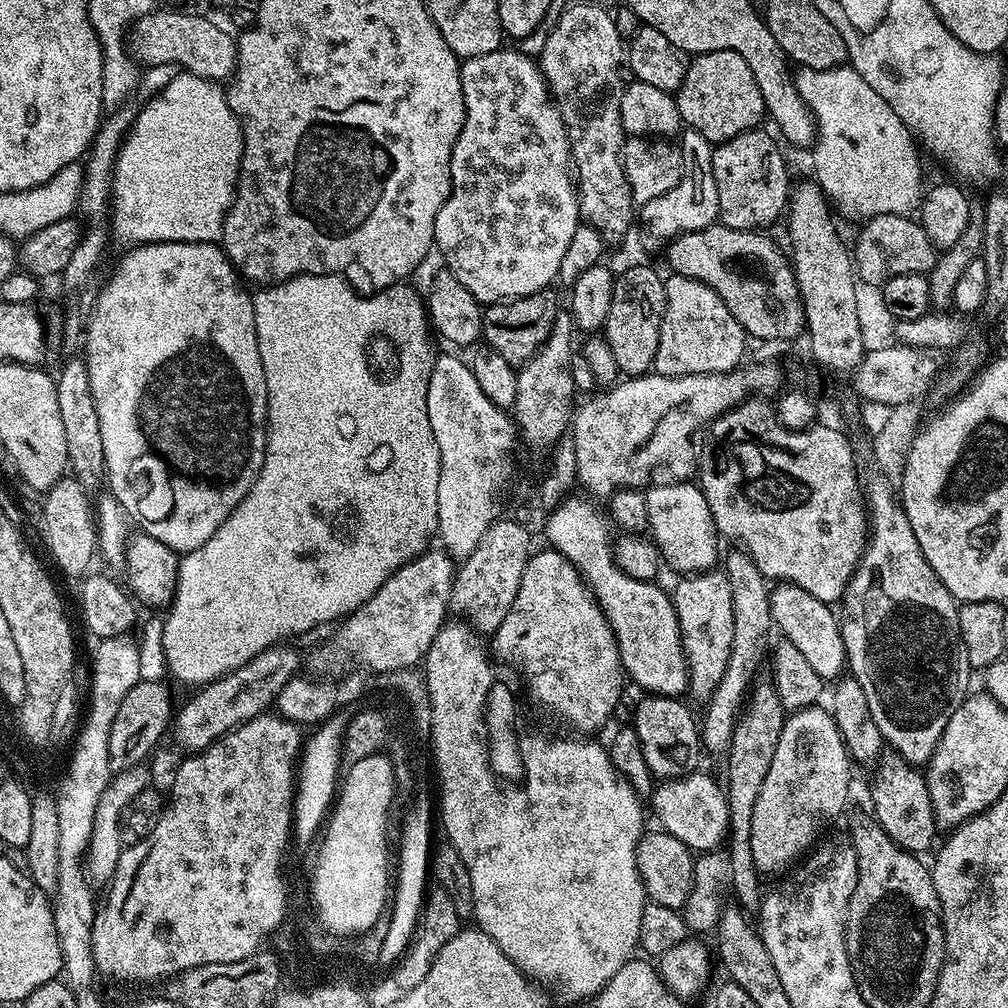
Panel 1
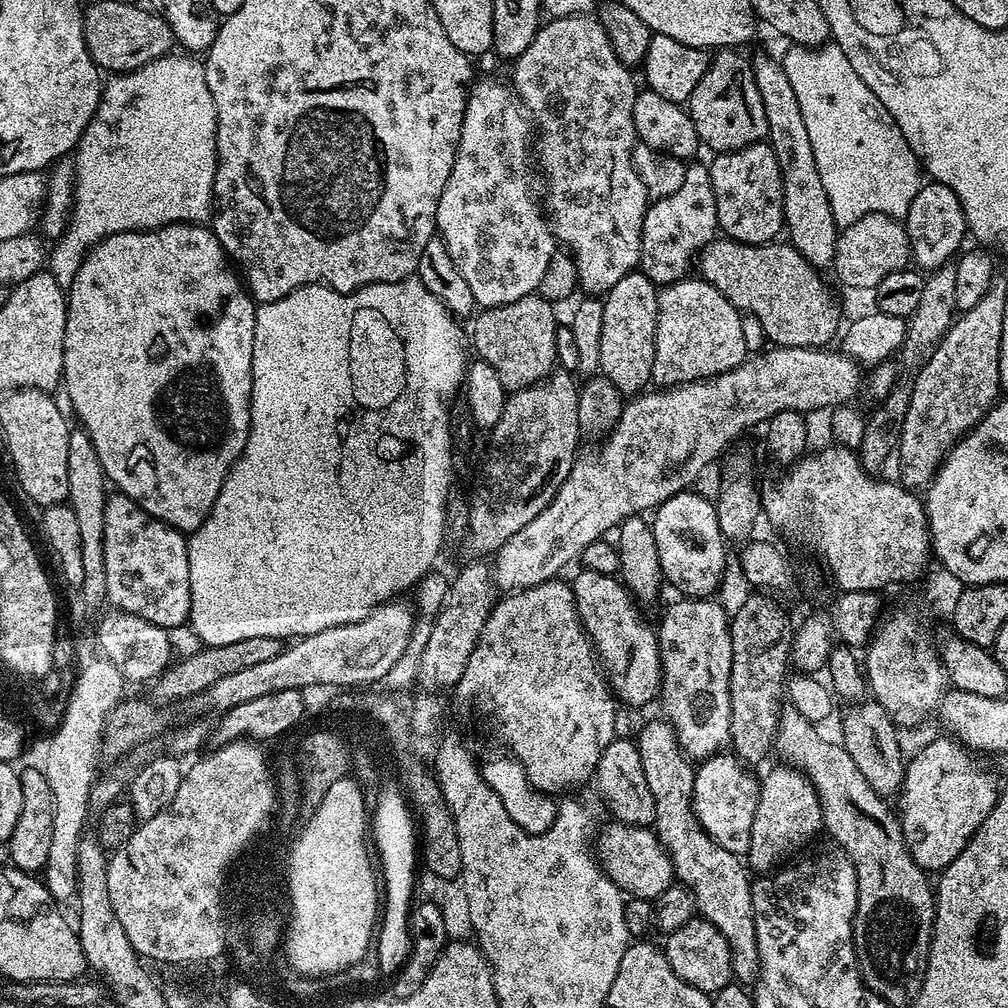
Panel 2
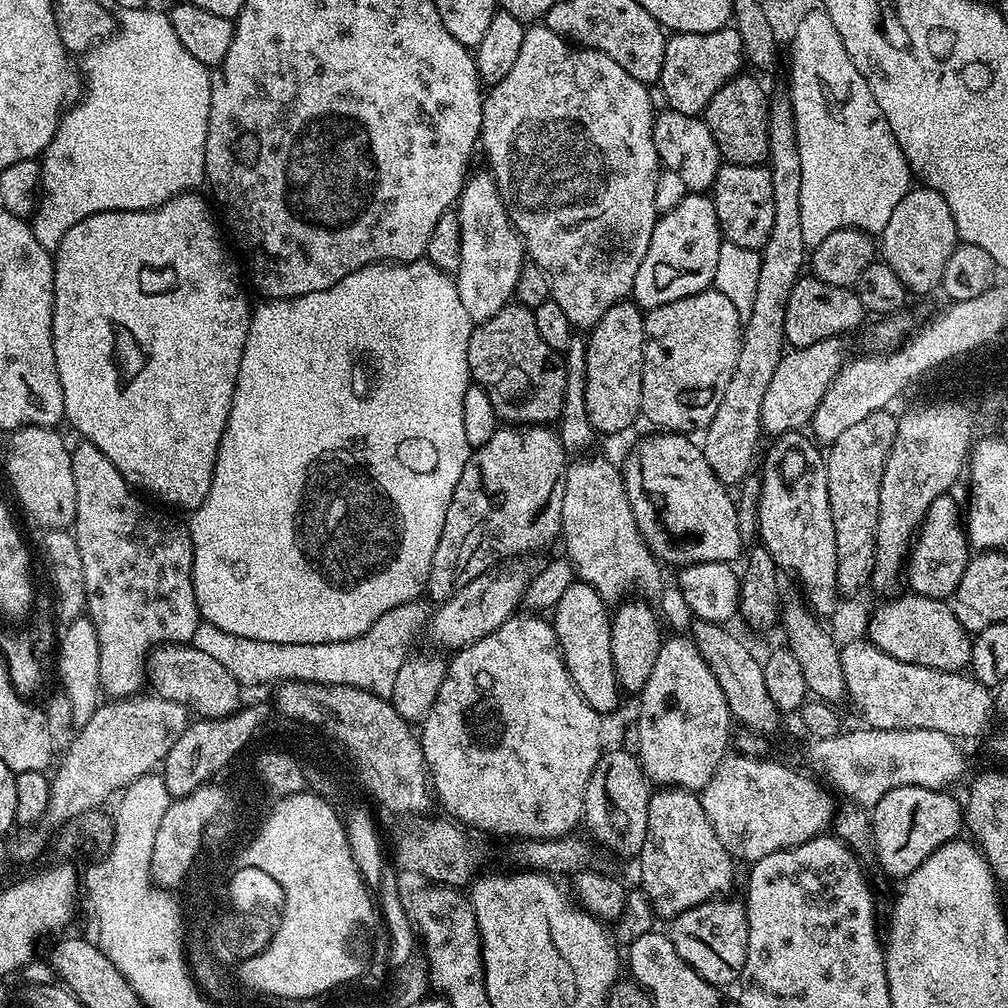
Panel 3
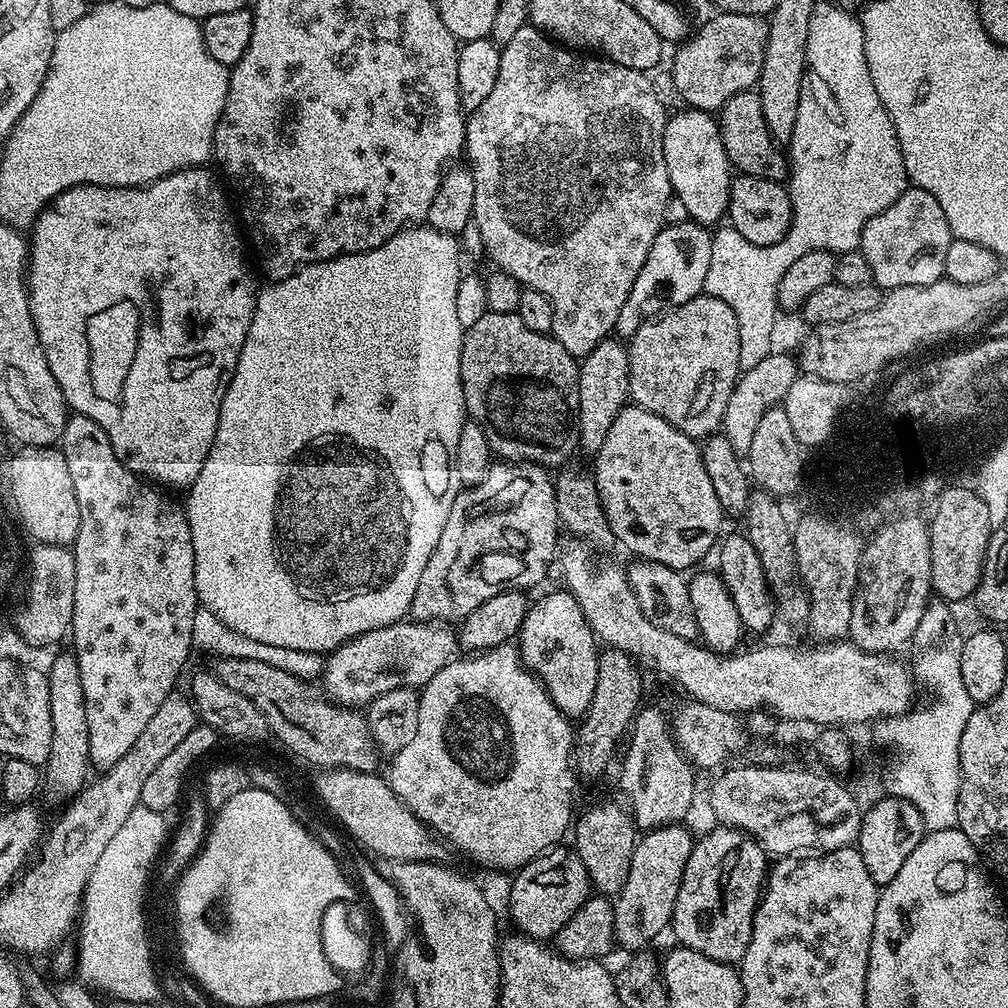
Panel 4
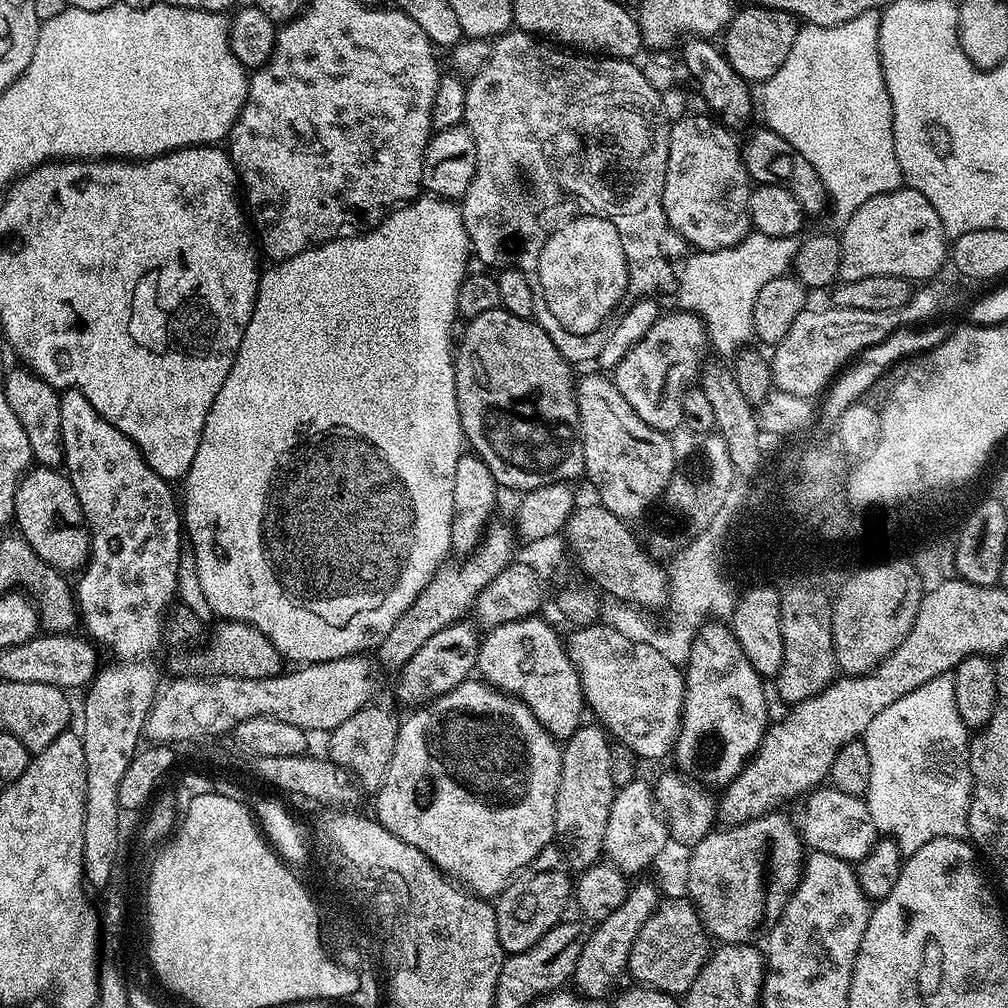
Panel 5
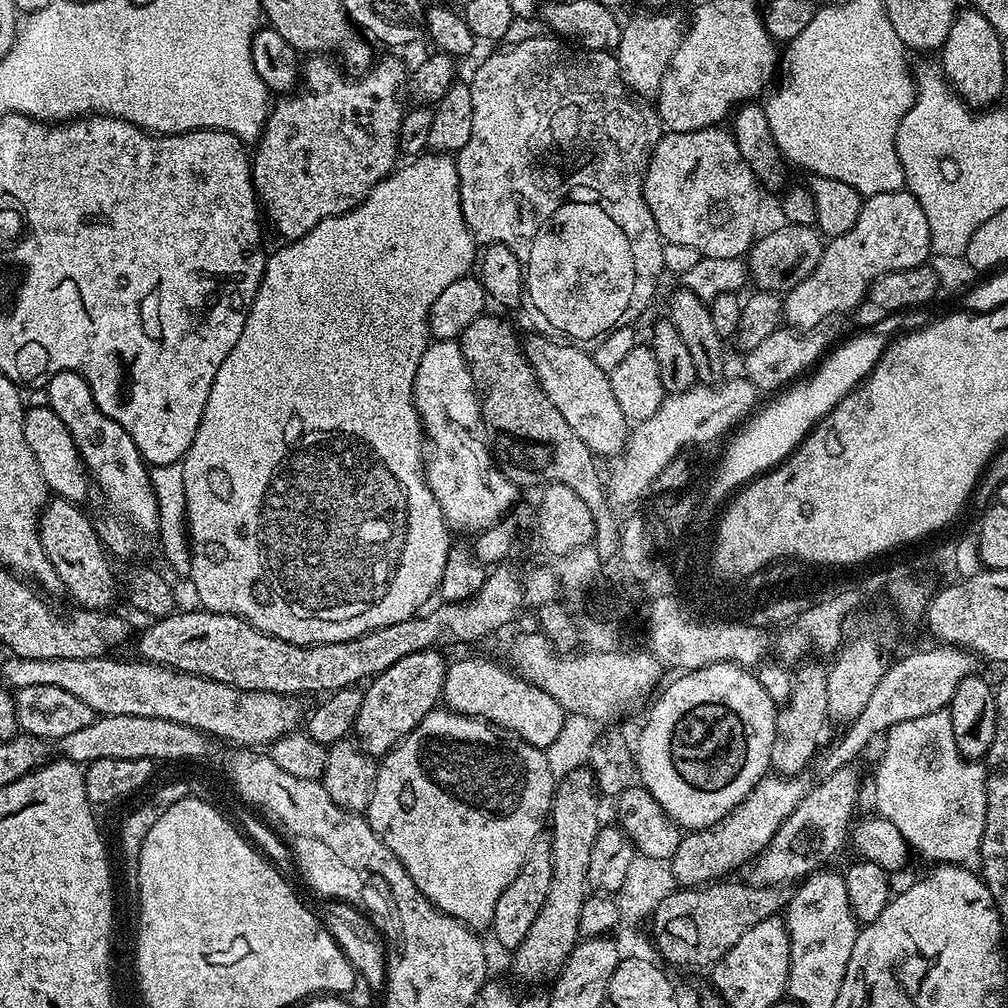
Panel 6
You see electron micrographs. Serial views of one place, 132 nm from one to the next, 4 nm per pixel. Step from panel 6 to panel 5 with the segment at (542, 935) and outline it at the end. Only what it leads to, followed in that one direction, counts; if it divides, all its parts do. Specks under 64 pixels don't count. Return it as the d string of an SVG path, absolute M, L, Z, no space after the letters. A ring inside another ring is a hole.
M585 723L570 739L563 741L558 794L554 798L554 826L556 827L554 840L563 852L569 869L576 874L586 871L589 866L601 859L606 838L606 818L610 818L610 806L614 802L618 787L612 777L613 741L599 723L591 723Z

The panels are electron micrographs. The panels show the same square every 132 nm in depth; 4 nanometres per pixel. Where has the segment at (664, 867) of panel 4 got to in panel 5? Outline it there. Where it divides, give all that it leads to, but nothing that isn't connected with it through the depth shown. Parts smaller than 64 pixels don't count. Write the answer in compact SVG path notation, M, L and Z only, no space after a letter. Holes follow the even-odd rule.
M636 884L631 885L626 902L610 914L610 918L599 921L596 928L587 933L584 946L578 956L578 966L574 966L574 974L571 983L575 991L581 996L587 996L590 1000L604 1000L607 992L616 984L616 979L620 975L624 976L627 969L627 958L631 954L631 947L634 946L634 940L641 930L642 924L654 914L657 905L662 900L661 893L657 885Z

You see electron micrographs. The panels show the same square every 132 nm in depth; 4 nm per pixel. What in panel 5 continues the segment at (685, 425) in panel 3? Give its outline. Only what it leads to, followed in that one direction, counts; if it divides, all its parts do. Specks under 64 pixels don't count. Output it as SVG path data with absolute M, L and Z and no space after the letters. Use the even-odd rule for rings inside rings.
M675 311L669 316L668 313L661 315L654 326L646 330L646 338L614 369L618 390L622 390L622 398L630 402L634 414L638 414L646 426L665 434L672 434L685 423L683 396L697 383L702 372L704 347L707 349L710 344L704 321L695 312Z

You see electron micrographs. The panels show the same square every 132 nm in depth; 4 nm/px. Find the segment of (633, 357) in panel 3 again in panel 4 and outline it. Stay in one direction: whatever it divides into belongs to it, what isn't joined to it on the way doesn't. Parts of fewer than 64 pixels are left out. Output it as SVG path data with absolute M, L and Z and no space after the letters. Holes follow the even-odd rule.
M609 338L598 346L594 346L594 350L590 350L590 354L586 354L579 361L579 365L579 447L585 448L588 454L595 454L602 446L606 430L610 430L610 422L614 422L614 418L618 418L618 414L630 400L628 394L628 349L619 339Z

